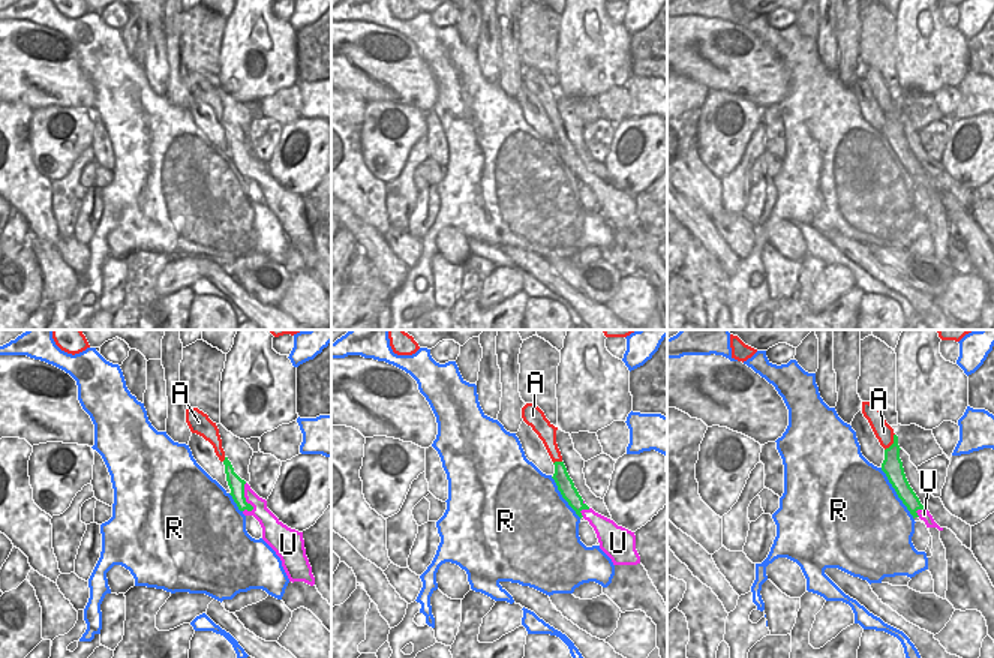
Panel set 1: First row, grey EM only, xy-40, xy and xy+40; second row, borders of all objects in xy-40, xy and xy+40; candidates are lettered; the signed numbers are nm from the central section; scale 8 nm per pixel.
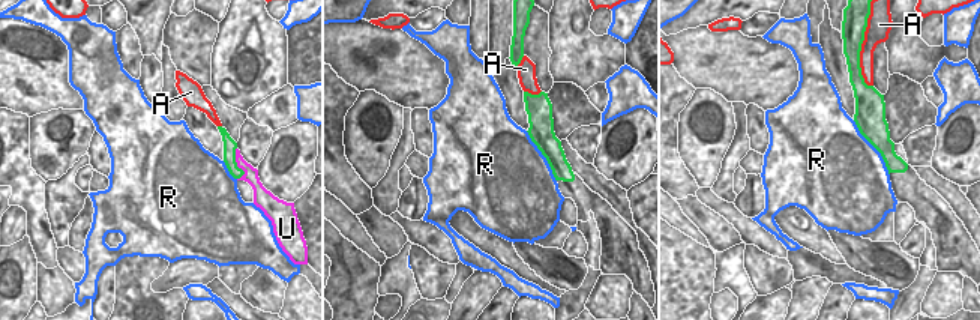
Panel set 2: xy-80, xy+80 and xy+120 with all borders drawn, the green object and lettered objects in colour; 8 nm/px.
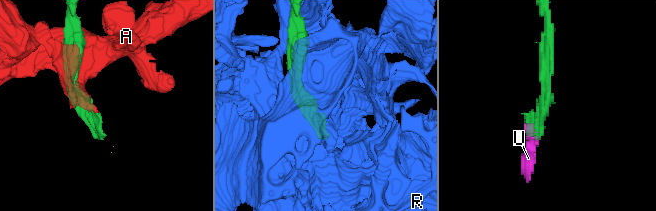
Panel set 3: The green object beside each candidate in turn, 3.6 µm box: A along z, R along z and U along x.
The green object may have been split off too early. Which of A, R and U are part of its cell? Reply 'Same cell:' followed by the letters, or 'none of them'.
Same cell: none of them

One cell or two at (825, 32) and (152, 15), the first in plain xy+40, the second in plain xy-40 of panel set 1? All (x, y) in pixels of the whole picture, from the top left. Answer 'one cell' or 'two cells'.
two cells

